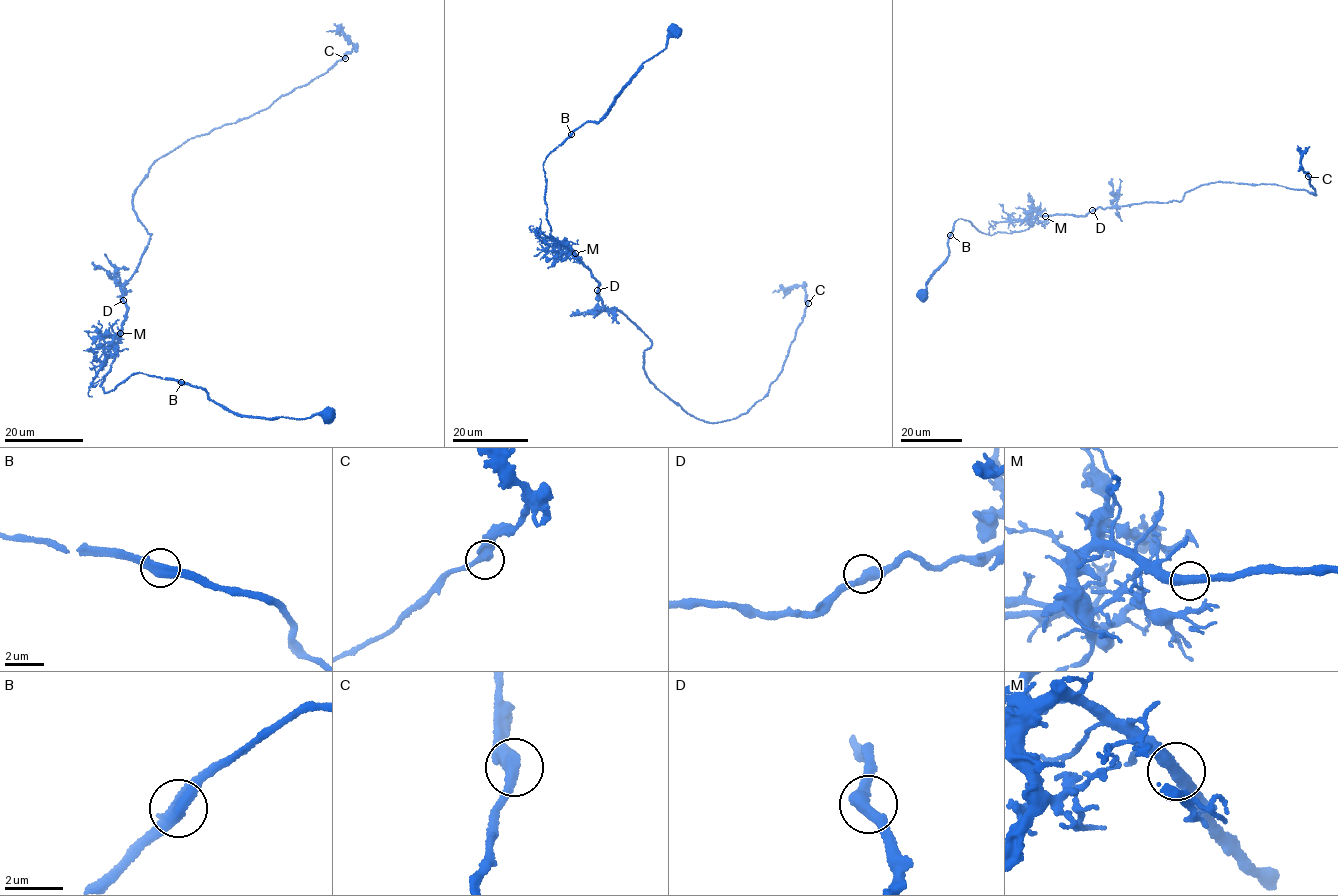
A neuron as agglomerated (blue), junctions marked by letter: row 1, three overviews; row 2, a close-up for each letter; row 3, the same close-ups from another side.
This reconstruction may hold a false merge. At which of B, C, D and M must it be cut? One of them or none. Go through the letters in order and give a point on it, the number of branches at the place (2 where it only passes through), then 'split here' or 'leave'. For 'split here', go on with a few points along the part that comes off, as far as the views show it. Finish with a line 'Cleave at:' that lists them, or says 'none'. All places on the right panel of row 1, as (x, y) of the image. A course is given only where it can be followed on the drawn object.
B: at (950, 235); 2 branches meet; split here; foreign part runs (950, 235), (945, 262), (926, 283)
C: at (1308, 176); 2 branches meet; leave
D: at (1092, 210); 2 branches meet; leave
M: at (1045, 216); 2 branches meet; leave
Cleave at: B

